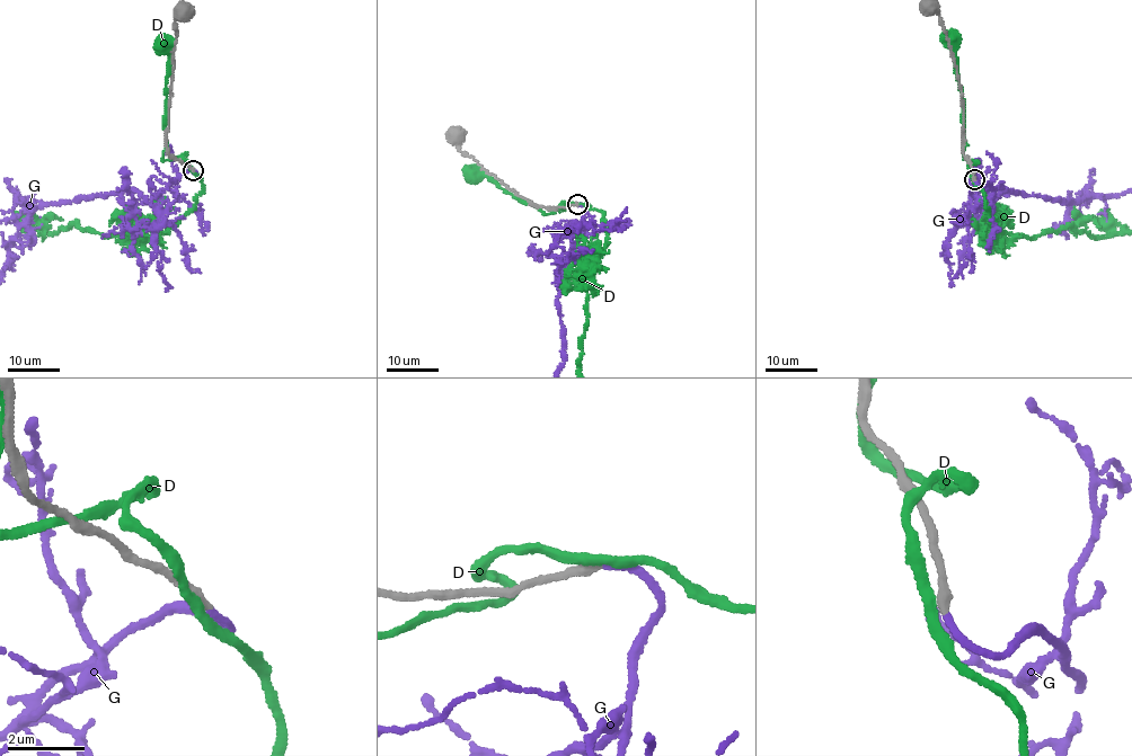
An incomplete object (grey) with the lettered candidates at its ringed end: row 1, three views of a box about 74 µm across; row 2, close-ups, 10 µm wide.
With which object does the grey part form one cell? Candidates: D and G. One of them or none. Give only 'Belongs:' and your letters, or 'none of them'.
Belongs: G

